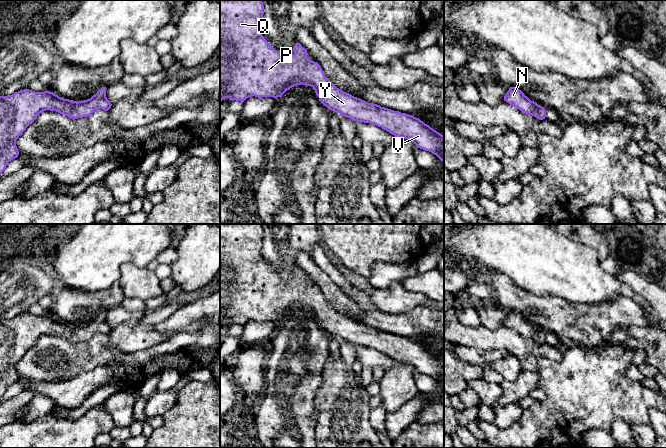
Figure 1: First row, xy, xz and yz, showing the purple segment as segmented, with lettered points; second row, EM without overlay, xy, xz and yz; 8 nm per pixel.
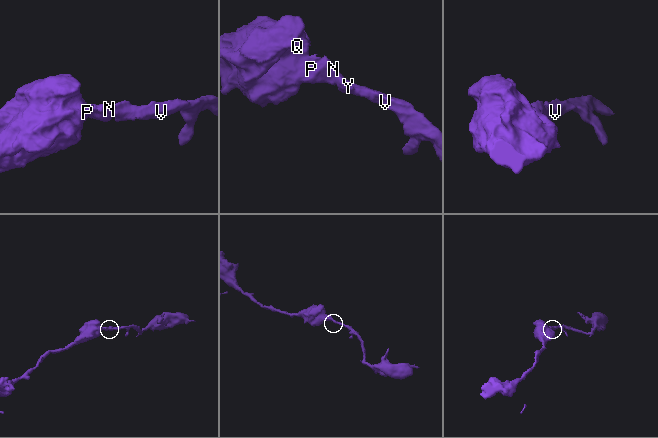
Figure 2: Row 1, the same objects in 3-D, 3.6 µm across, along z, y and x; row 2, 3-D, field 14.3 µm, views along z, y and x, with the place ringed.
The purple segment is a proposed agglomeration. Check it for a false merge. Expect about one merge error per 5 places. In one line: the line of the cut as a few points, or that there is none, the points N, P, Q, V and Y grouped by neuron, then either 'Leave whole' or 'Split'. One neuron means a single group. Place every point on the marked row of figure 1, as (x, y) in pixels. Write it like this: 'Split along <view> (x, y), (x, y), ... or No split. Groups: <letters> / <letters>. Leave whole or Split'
No split. Groups: N P Q V Y. Leave whole

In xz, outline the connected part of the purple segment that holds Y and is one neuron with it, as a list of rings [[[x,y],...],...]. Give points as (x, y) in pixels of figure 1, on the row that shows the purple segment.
[[[220,0],[220,102],[229,98],[243,103],[251,96],[281,98],[294,86],[311,86],[329,110],[381,127],[395,137],[409,139],[444,161],[444,135],[419,118],[368,103],[337,88],[324,75],[321,66],[307,58],[307,50],[298,42],[293,47],[295,53],[285,59],[262,35],[263,14],[262,0]]]

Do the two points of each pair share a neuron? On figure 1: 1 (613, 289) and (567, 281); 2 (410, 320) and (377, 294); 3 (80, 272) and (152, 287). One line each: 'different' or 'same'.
1: same
2: same
3: different

